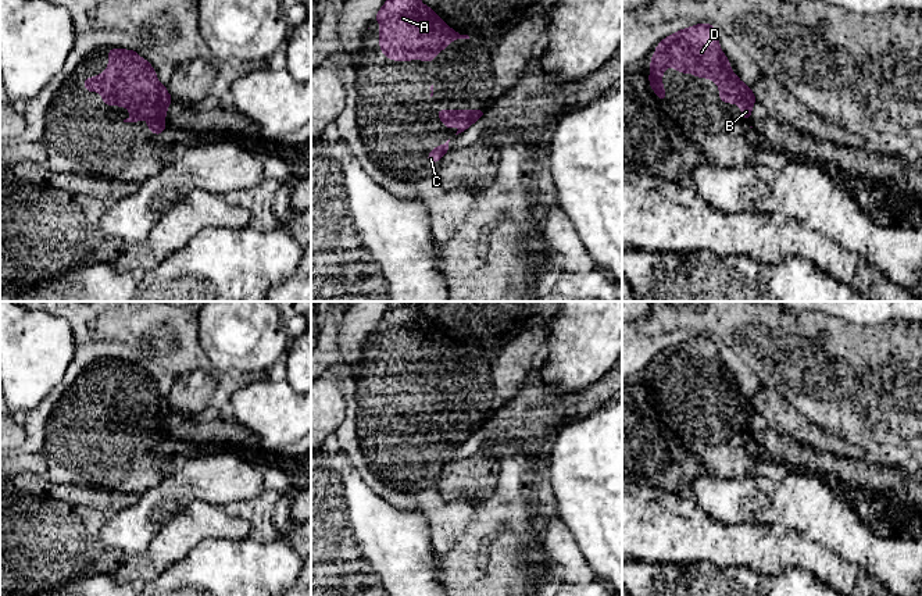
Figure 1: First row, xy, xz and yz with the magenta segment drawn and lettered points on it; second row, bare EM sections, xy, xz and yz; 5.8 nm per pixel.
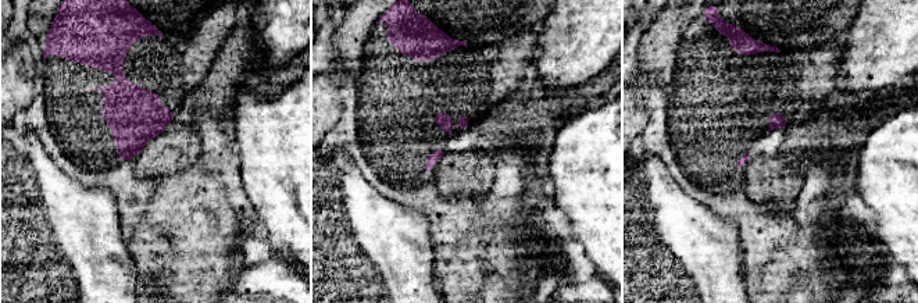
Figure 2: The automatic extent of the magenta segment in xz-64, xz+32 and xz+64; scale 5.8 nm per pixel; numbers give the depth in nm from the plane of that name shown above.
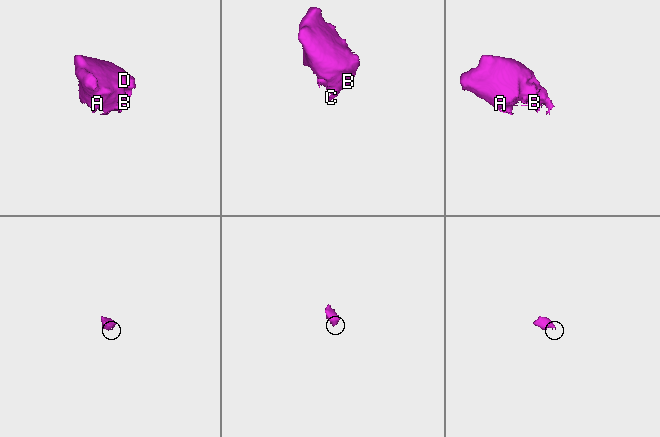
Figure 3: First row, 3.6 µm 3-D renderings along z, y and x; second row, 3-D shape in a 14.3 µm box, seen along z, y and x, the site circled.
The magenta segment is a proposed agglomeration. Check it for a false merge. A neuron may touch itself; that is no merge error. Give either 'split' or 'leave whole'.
leave whole

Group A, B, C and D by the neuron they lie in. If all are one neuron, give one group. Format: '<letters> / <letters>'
A B C D

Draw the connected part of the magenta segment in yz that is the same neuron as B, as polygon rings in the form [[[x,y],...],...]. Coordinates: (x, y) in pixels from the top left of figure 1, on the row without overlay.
[[[698,335],[667,347],[661,351],[650,372],[650,397],[657,408],[667,413],[661,388],[667,378],[675,382],[692,383],[698,389],[710,389],[719,396],[719,411],[741,418],[741,429],[751,429],[751,418],[758,411],[750,397],[746,397],[732,382],[729,370],[722,364],[715,338]]]

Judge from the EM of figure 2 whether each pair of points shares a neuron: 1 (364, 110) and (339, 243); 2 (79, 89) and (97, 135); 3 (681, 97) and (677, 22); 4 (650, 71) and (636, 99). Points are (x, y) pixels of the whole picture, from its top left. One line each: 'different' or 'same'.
1: different
2: same
3: different
4: different

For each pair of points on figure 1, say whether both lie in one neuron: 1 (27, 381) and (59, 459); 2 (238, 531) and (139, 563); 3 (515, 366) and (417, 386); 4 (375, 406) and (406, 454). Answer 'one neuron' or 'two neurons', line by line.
1: two neurons
2: one neuron
3: one neuron
4: one neuron

